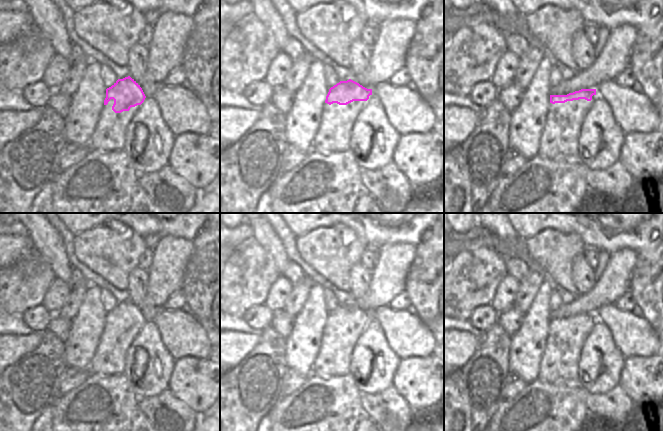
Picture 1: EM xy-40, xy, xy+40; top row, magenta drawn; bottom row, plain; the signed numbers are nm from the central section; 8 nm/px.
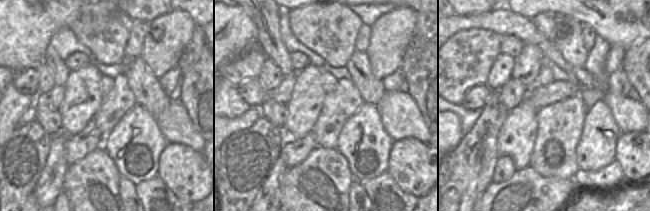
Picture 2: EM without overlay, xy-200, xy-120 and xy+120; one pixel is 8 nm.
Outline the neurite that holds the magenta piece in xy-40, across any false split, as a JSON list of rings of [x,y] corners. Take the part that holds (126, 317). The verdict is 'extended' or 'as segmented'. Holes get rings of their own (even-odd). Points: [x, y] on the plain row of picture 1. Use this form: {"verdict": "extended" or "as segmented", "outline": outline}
{"verdict": "as segmented", "outline": [[[130,300],[118,303],[111,311],[106,313],[104,329],[113,323],[112,334],[115,337],[129,335],[131,331],[141,329],[146,320],[140,309]]]}

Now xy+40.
{"verdict": "as segmented", "outline": [[[581,313],[567,319],[550,319],[550,327],[565,327],[567,325],[579,323],[591,325],[593,319],[596,319],[596,313]]]}

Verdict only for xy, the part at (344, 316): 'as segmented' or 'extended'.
as segmented

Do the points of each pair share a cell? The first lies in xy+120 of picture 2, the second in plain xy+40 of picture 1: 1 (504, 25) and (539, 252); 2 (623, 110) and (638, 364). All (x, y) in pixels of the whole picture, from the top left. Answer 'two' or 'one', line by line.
1: two
2: two

